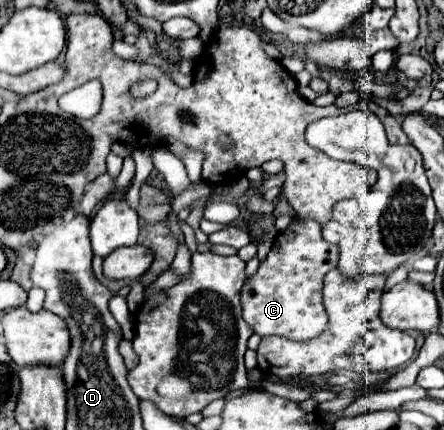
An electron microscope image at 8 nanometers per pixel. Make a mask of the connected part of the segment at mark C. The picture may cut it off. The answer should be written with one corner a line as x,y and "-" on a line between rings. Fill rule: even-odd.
294,218
290,226
276,236
268,258
260,264
258,272
242,288
244,320
260,336
278,334
278,336
288,336
292,340
314,338
328,324
328,316
322,304
322,278
326,276
326,272
334,270
336,266
338,266
338,246
322,238
322,226
316,220

